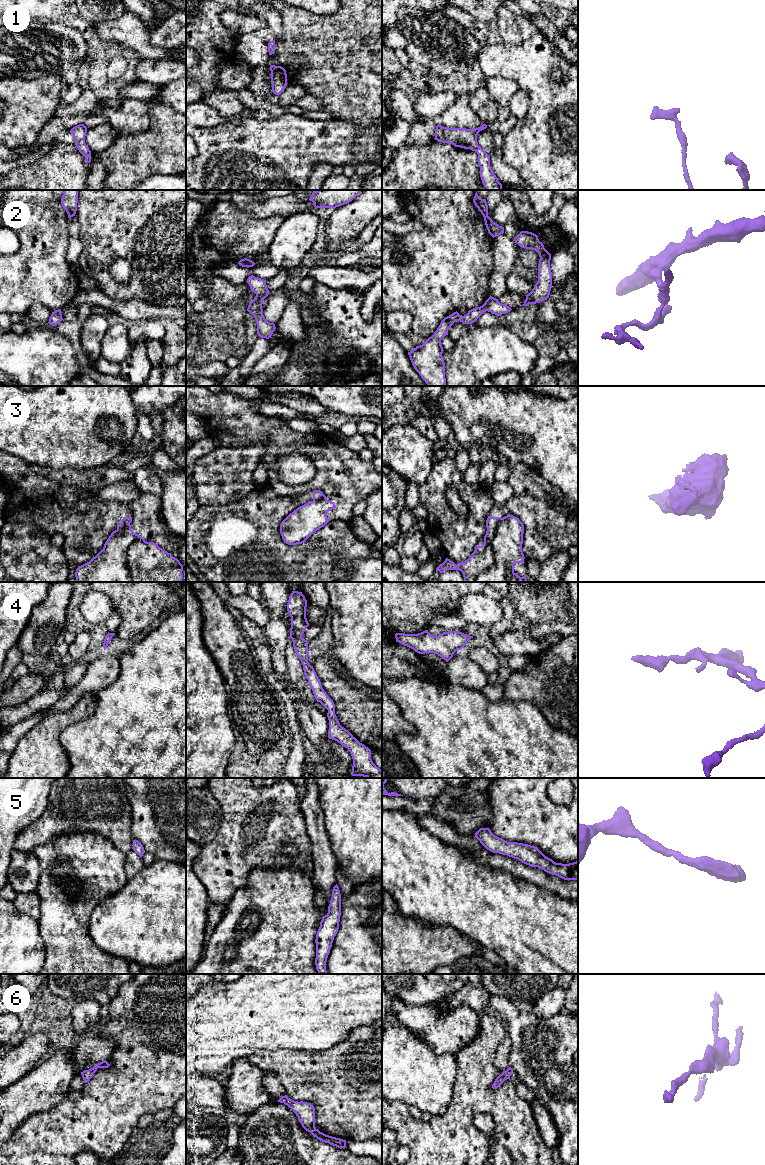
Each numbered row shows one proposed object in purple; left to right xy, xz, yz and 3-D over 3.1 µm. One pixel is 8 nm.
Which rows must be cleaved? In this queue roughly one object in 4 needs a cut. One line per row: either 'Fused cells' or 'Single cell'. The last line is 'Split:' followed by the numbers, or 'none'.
1: Single cell
2: Single cell
3: Fused cells
4: Single cell
5: Single cell
6: Single cell
Split: 3

